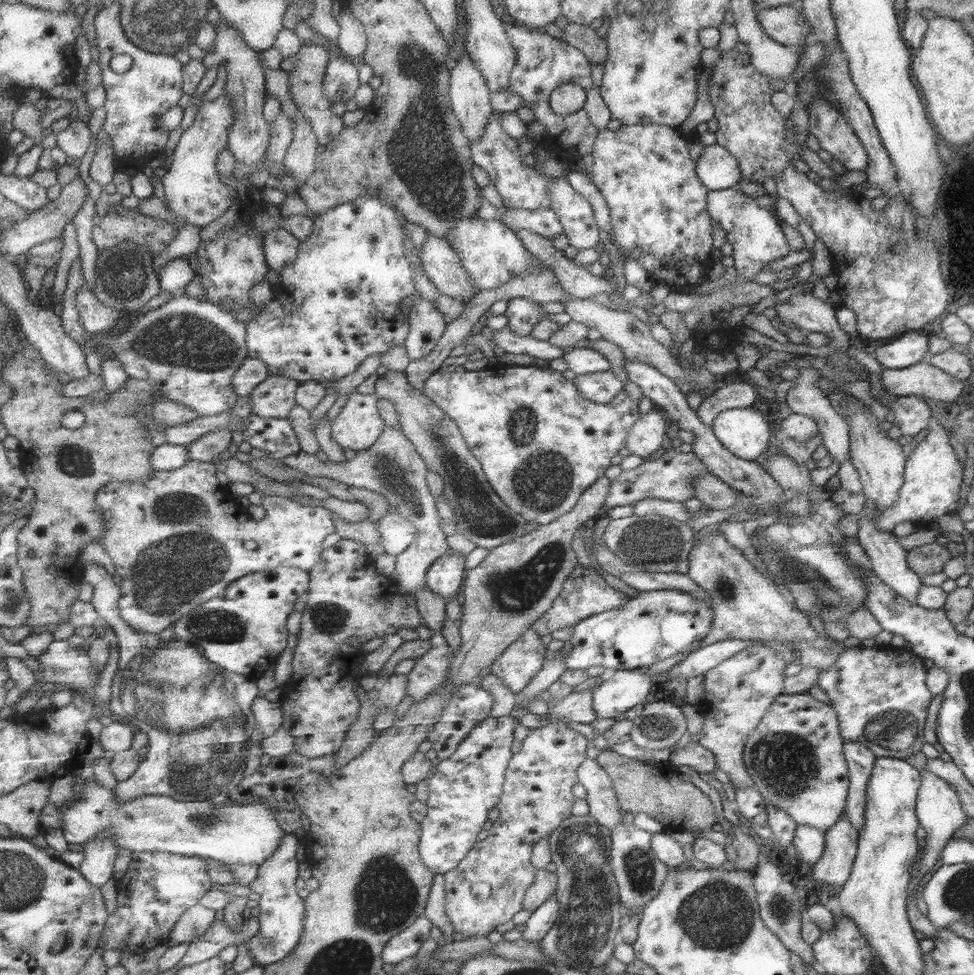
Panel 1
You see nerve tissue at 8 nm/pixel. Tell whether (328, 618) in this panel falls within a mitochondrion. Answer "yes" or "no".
yes

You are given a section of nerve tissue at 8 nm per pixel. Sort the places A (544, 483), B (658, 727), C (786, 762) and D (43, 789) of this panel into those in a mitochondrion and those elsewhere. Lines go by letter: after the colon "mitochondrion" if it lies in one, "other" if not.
A: mitochondrion
B: mitochondrion
C: mitochondrion
D: other

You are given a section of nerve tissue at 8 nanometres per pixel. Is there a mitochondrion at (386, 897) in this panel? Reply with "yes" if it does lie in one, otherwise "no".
yes

